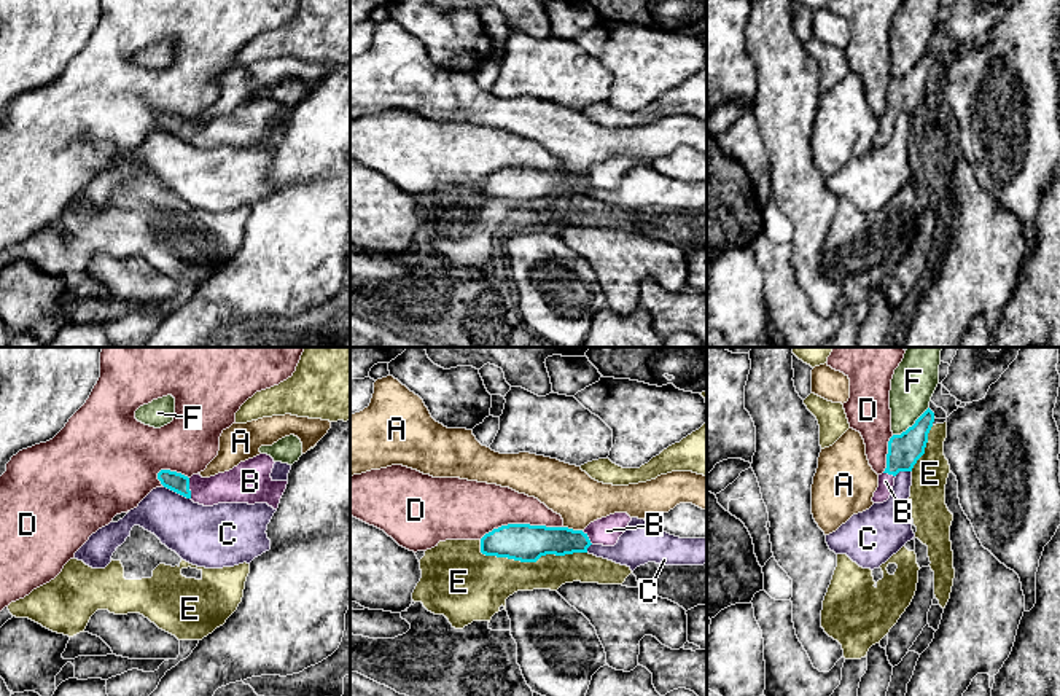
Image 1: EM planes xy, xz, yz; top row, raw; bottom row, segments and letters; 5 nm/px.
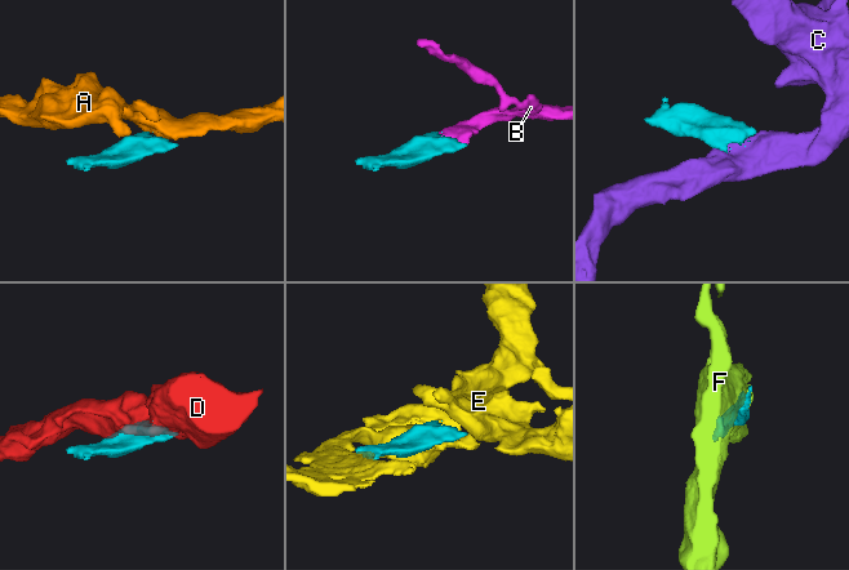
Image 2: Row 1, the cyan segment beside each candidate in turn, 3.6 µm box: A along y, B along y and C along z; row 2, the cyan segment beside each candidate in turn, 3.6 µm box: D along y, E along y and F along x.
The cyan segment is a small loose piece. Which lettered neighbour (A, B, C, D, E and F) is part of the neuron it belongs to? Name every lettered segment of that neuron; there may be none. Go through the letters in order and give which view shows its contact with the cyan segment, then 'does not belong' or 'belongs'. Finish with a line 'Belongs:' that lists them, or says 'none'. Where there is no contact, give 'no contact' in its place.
A: xz | does not belong
B: xy | belongs
C: xy | does not belong
D: xz | does not belong
E: xz | does not belong
F: yz | does not belong
Belongs: B

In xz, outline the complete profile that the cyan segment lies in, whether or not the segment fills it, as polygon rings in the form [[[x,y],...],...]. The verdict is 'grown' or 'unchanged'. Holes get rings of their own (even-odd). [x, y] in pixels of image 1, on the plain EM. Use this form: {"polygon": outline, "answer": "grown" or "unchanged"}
{"polygon": [[[614,156],[590,166],[584,174],[508,167],[481,182],[481,196],[520,205],[536,205],[546,197],[587,196],[590,188],[614,190],[630,164],[627,156]]], "answer": "grown"}

